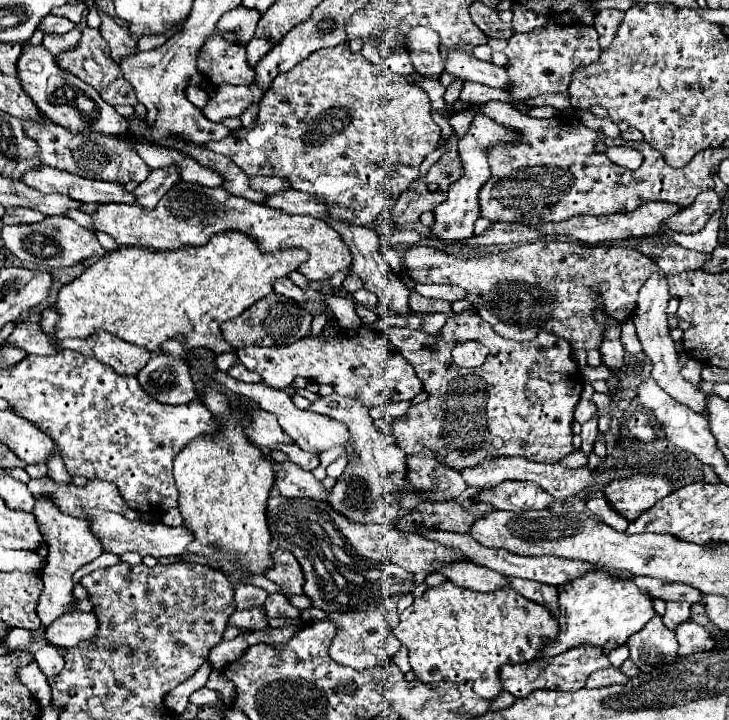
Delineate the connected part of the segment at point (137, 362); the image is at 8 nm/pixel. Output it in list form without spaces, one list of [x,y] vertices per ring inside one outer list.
[[[97,333],[87,339],[65,339],[61,341],[61,347],[95,357],[111,365],[117,373],[127,375],[137,375],[151,359],[151,355],[145,349],[129,345],[127,341],[121,341],[117,337],[111,337],[109,333]]]

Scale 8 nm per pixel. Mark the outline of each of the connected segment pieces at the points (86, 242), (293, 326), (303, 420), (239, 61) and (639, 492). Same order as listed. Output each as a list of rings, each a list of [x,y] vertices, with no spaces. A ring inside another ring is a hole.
[[[45,217],[35,225],[5,225],[3,241],[7,249],[23,261],[45,267],[73,267],[91,257],[103,257],[107,251],[99,245],[93,231],[79,227],[69,217]]]
[[[269,293],[267,297],[251,305],[247,311],[243,311],[239,317],[225,321],[221,325],[221,333],[225,341],[235,349],[247,347],[247,345],[265,345],[265,347],[287,345],[297,341],[299,337],[305,337],[311,331],[311,321],[313,321],[313,315],[305,309],[305,305],[281,295]]]
[[[215,371],[215,373],[213,373],[213,379],[215,379],[219,385],[231,389],[233,393],[243,395],[243,397],[247,397],[249,401],[257,403],[261,409],[273,413],[273,415],[277,417],[281,429],[285,429],[285,433],[287,433],[303,451],[321,453],[321,451],[327,451],[327,449],[333,447],[333,445],[343,445],[345,451],[347,451],[347,459],[351,459],[351,447],[349,447],[349,443],[347,443],[349,433],[347,433],[345,425],[341,425],[339,421],[335,421],[335,419],[331,419],[331,417],[327,417],[327,415],[319,415],[319,413],[311,413],[311,411],[301,411],[301,409],[297,409],[285,391],[267,387],[265,383],[243,383],[243,381],[235,381],[235,379],[229,377],[225,371]]]
[[[213,33],[201,47],[197,69],[215,87],[221,85],[253,85],[255,69],[247,65],[245,47],[233,45],[219,33]]]
[[[641,473],[625,481],[611,481],[603,493],[619,515],[633,521],[671,493],[671,479],[661,473]]]

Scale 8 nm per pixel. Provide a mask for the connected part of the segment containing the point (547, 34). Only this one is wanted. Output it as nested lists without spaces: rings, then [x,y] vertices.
[[[545,23],[545,27],[537,27],[529,33],[515,33],[509,39],[505,49],[509,57],[509,79],[511,89],[509,93],[519,101],[527,97],[535,97],[541,93],[567,93],[571,83],[571,73],[579,65],[587,65],[597,61],[601,55],[599,35],[593,27],[581,25],[565,25],[565,23]]]

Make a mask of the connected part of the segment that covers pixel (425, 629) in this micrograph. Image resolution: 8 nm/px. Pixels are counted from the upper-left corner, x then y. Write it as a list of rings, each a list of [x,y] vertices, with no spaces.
[[[453,583],[429,587],[415,603],[401,613],[395,635],[409,649],[413,673],[423,683],[451,681],[471,683],[473,691],[491,701],[503,691],[499,669],[505,663],[537,659],[545,641],[555,641],[557,619],[545,605],[525,601],[511,589],[477,593]]]

